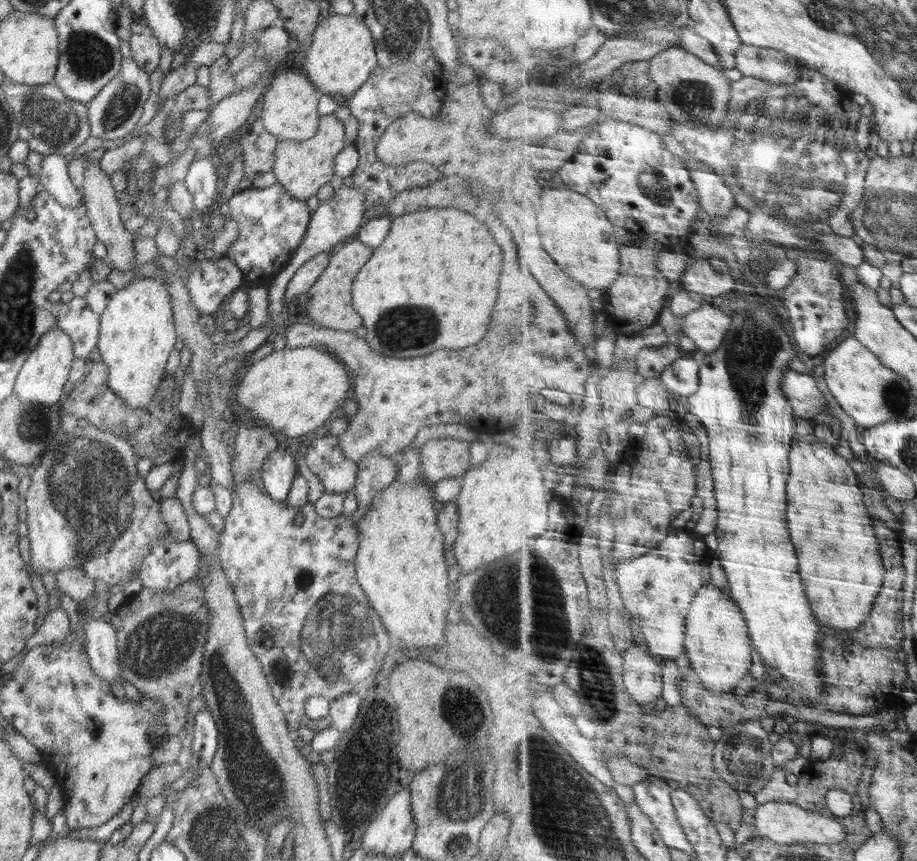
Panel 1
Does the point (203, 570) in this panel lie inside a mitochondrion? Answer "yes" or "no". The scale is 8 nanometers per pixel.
no

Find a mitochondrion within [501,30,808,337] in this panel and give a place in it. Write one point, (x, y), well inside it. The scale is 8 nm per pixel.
(696, 98)

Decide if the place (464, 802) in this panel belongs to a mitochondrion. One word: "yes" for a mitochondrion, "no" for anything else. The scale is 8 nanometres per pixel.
yes

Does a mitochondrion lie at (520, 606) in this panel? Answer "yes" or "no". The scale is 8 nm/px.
yes

